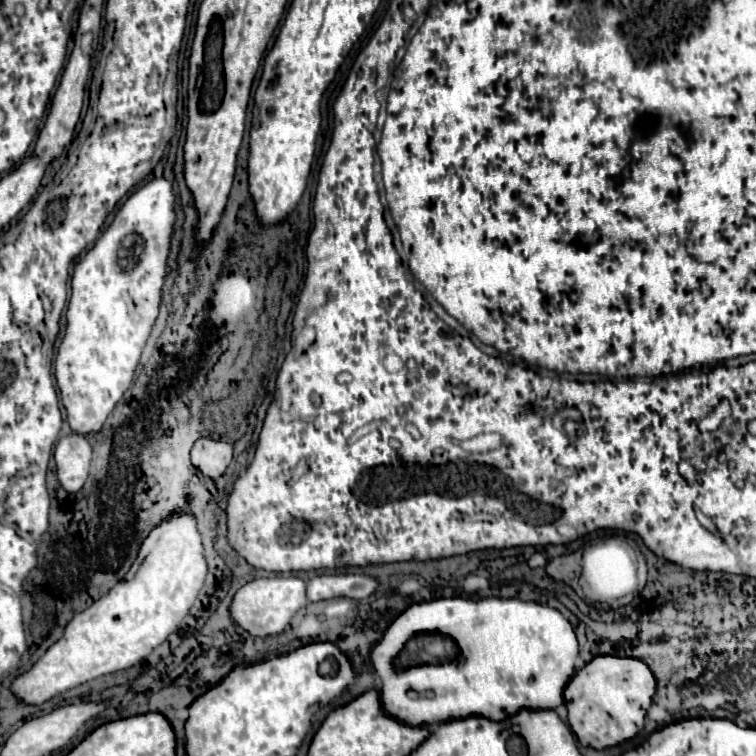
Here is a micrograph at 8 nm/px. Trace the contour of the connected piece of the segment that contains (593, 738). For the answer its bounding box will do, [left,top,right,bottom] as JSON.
[564,656,656,750]

